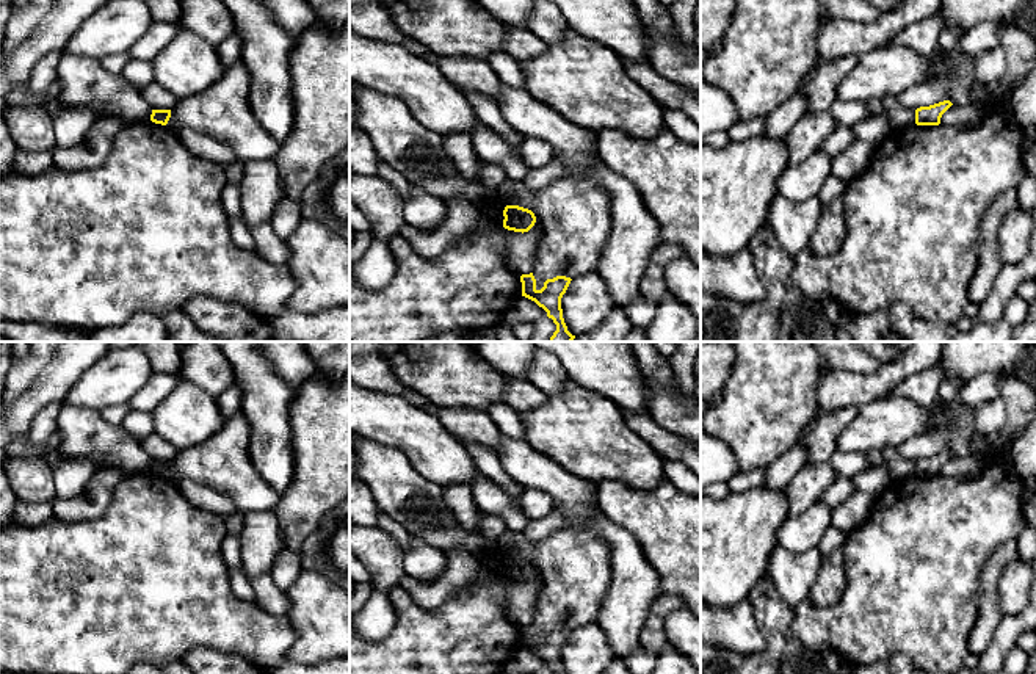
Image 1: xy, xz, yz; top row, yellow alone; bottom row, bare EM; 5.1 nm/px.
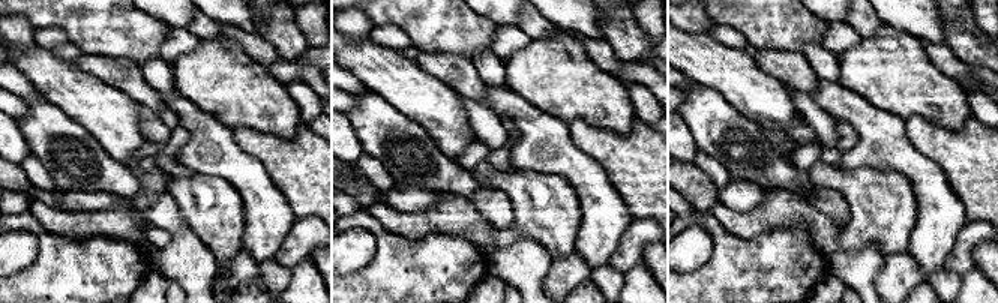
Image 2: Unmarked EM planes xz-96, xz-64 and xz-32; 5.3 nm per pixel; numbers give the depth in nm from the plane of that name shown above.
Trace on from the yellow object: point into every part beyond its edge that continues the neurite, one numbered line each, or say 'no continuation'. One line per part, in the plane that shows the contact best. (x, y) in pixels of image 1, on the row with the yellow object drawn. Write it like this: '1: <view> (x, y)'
no continuation

